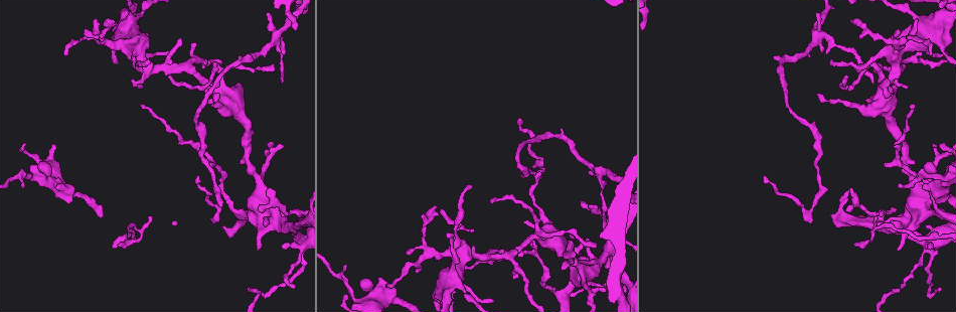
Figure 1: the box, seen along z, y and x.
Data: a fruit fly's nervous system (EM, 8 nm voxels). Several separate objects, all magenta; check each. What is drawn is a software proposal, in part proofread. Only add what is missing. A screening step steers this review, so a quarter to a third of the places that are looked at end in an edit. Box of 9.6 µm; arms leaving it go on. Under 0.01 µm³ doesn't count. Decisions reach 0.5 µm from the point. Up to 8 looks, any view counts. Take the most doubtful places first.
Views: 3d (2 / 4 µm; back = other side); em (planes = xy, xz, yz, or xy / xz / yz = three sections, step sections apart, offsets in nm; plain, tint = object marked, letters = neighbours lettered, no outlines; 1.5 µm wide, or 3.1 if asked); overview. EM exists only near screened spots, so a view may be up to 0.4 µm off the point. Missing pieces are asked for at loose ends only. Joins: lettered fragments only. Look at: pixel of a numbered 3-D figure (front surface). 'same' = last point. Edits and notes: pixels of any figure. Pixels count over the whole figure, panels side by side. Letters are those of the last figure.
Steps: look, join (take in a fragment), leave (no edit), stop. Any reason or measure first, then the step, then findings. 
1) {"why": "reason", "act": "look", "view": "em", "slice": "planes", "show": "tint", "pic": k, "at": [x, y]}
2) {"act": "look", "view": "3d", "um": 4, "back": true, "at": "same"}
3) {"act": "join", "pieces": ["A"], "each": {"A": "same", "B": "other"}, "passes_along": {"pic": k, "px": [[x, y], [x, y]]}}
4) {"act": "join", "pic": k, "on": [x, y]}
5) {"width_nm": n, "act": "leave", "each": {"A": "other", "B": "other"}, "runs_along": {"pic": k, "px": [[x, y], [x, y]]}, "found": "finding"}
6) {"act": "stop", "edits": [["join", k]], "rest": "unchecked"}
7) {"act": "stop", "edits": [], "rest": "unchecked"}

{"why": "tapers out", "act": "look", "view": "3d", "um": 4, "back": true, "pic": 1, "at": [942, 145]}

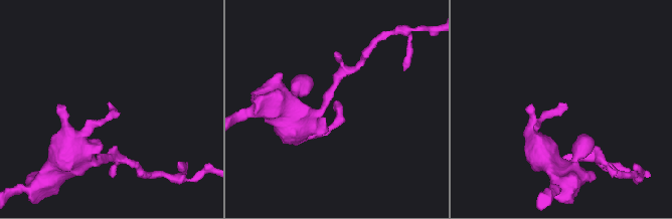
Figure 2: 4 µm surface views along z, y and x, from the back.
{"act": "look", "view": "em", "slice": "xy", "step": 8, "show": "letters", "pic": 2, "at": [111, 105]}

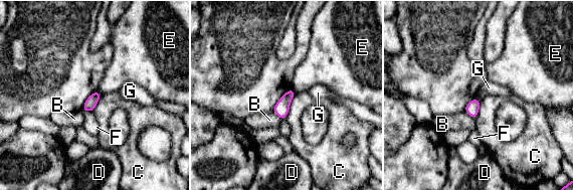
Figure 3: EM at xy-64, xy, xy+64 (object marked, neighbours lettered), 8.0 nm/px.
{"act": "leave", "each": {"B": "other", "C": "other", "D": "other", "E": "other", "F": "other", "G": "other"}, "found": "none of them fits"}

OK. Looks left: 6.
{"why": "an open end", "act": "look", "view": "em", "slice": "xz", "step": 8, "show": "letters", "pic": 1, "at": [899, 31]}

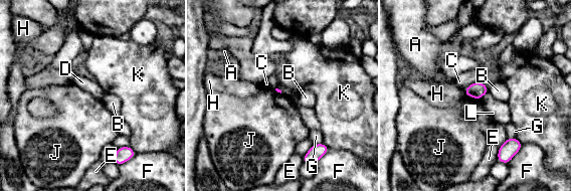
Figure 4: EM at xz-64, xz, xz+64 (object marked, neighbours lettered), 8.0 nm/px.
{"why": "cut it another way", "act": "look", "view": "em", "slice": "planes", "show": "letters", "at": "same"}

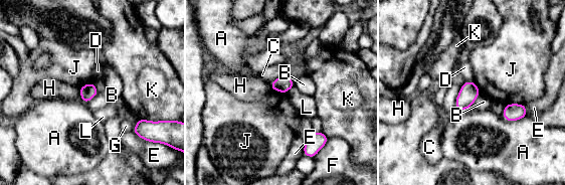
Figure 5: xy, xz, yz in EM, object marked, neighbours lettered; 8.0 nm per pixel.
{"act": "leave", "each": {"A": "other", "B": "other", "C": "other", "D": "other", "E": "other", "F": "other", "G": "other", "H": "other", "J": "other", "K": "other", "L": "other"}, "border": {"pic": 5, "px": [[524, 104], [505, 105]]}, "found": "no lettered fragment goes on from it"}

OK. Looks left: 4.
{"why": "an open end", "act": "look", "view": "3d", "um": 2, "pic": 1, "at": [269, 12]}

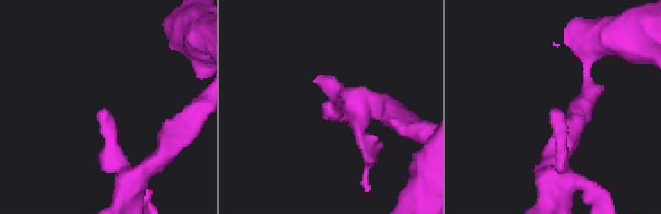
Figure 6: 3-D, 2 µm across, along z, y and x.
{"why": "now the EM", "act": "look", "view": "em", "slice": "xz", "step": 4, "show": "tint", "pic": 6, "at": [104, 109]}

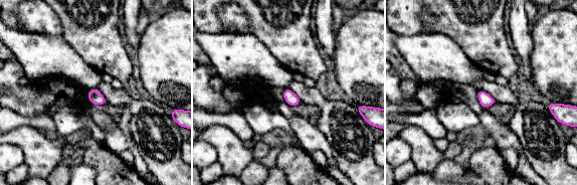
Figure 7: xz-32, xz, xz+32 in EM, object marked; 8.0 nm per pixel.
{"why": "cut it another way", "act": "look", "view": "em", "slice": "planes", "show": "letters", "at": "same"}

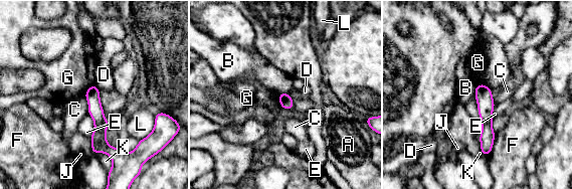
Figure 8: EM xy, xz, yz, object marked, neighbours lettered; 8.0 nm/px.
{"width_nm": 110, "act": "leave", "each": {"A": "other", "B": "other", "C": "other", "D": "other", "E": "other", "F": "other", "G": "other", "J": "other", "K": "other", "L": "other"}, "border": {"pic": 8, "px": [[276, 95], [281, 108]]}, "found": "no lettered fragment goes on from it"}

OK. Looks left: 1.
{"act": "stop", "edits": [], "rest": "unchecked"}

